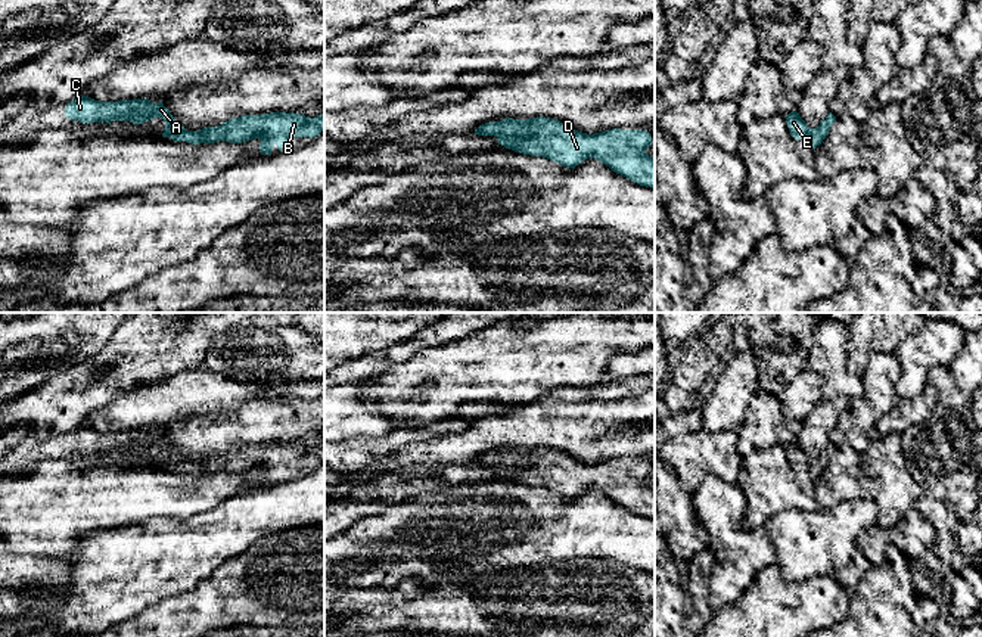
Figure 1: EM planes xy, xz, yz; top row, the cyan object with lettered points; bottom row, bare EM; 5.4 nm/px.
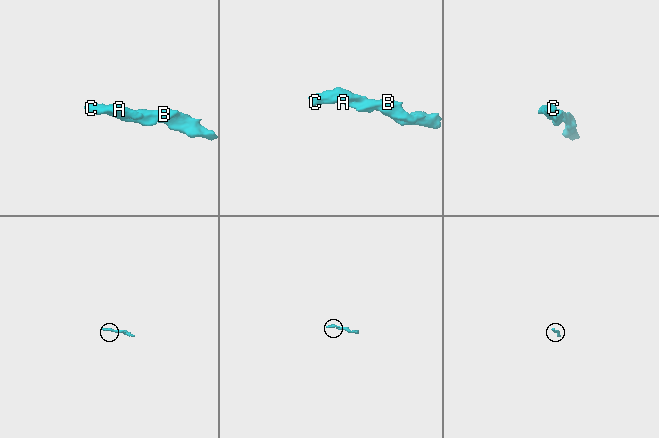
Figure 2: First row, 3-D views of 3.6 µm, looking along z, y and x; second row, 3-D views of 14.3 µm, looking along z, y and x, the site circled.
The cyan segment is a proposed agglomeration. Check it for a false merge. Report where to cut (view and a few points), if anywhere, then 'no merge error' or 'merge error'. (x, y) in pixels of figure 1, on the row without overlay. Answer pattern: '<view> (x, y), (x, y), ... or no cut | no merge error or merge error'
no cut | no merge error

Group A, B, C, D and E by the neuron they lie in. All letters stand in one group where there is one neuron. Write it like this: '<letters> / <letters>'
A B C D E

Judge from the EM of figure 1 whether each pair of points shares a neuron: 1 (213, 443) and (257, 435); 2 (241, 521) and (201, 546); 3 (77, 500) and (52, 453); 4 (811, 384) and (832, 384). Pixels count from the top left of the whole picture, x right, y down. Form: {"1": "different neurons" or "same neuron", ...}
{"1": "same neuron", "2": "same neuron", "3": "different neurons", "4": "different neurons"}

